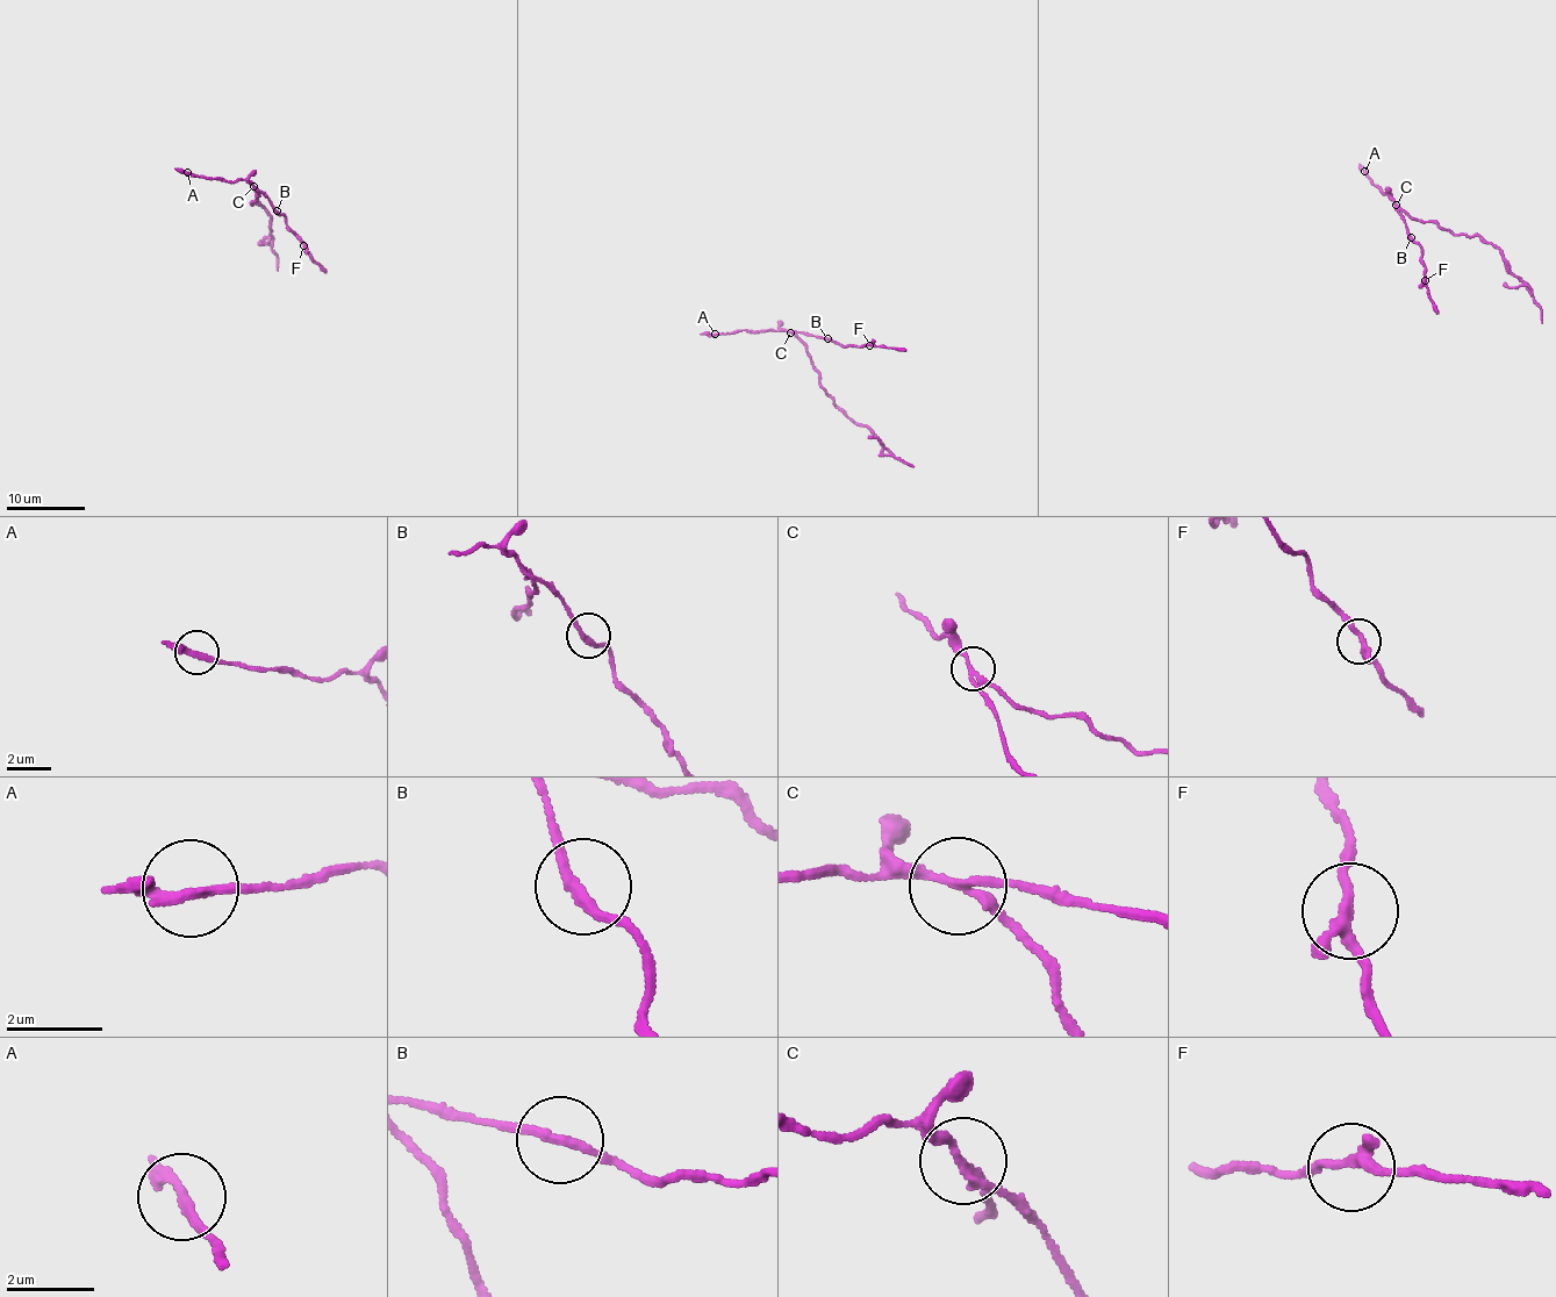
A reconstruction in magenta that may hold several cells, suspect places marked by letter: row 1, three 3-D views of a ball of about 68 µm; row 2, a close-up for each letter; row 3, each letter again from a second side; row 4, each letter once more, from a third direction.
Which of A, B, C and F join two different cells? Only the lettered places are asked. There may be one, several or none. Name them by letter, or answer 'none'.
C

